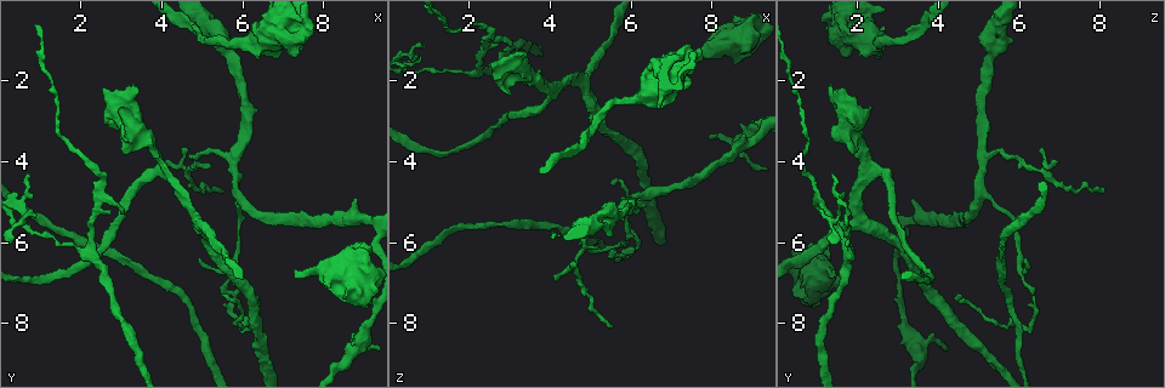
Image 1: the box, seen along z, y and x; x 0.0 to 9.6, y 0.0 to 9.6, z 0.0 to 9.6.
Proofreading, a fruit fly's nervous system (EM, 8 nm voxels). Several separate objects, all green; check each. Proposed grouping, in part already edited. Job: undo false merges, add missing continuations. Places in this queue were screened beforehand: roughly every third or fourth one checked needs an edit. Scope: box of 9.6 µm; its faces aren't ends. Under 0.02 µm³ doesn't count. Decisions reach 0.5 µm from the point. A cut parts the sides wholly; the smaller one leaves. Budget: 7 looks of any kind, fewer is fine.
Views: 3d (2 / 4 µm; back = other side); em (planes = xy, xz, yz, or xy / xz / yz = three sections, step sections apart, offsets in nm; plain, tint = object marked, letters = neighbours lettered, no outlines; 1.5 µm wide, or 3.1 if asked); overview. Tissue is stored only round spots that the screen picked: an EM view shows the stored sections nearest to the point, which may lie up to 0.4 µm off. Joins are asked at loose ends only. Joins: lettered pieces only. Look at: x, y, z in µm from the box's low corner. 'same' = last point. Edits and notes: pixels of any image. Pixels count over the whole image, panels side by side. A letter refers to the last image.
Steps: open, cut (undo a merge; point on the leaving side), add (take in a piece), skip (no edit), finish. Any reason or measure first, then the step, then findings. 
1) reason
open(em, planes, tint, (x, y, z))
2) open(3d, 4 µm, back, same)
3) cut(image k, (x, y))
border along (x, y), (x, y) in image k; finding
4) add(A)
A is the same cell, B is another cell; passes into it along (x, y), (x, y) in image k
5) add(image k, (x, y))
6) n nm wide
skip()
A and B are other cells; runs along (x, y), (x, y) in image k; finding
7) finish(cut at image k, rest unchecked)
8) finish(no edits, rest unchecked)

an open end
open(em, planes, tint, (0.75, 5.20, 1.00))

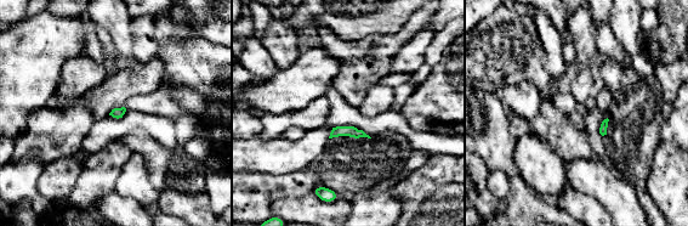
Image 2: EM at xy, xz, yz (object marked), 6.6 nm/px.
see the neighbours
open(em, planes, letters, same)

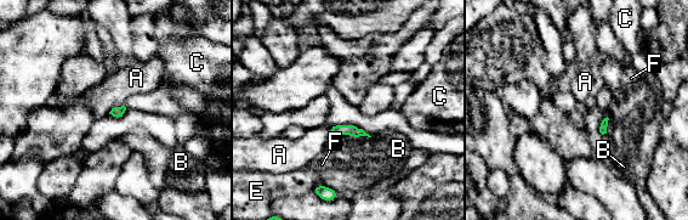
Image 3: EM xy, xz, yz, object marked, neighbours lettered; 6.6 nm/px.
70 nm wide; A touches over 120 nm
skip()
A, B, C, E and F are other cells; none of them fits

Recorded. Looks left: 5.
branch stops here
open(3d, 2 µm, (7.25, 6.75, 1.35))

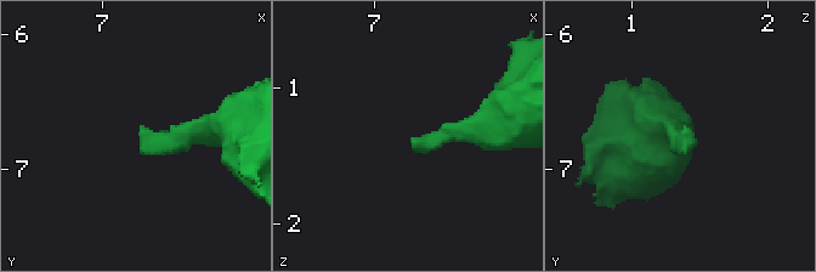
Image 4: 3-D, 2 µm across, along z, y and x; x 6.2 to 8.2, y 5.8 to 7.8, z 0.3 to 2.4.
open(em, planes, tint, (7.26, 6.70, 1.36))

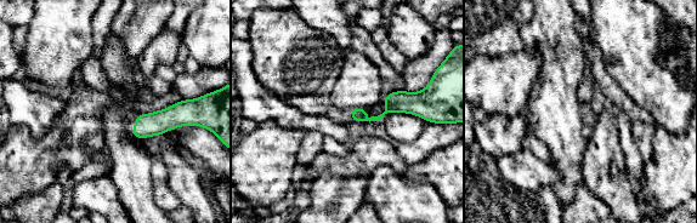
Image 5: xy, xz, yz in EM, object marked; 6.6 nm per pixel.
open(em, planes, letters, same)

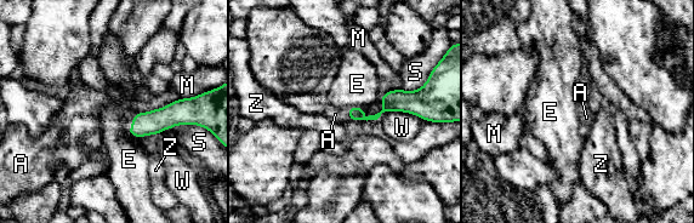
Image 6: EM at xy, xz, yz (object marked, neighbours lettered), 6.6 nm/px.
add(A)
A is the same cell, E, M, S, W and Z are other cells; it goes on there

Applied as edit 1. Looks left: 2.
arms part here
open(3d, 4 µm, (5.90, 4.75, 5.00))

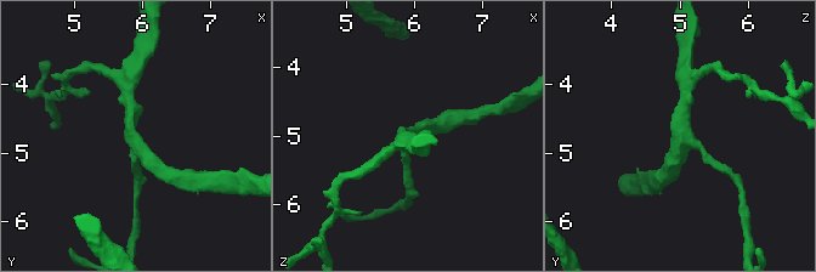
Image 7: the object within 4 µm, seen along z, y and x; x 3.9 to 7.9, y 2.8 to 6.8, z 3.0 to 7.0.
need the tissue
open(em, planes, letters, (5.80, 4.70, 5.00))

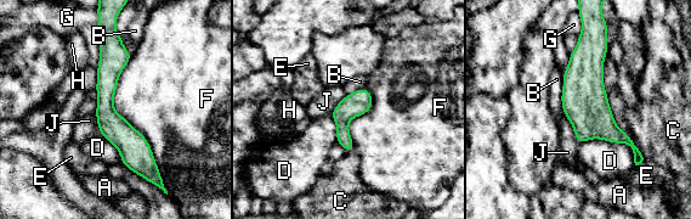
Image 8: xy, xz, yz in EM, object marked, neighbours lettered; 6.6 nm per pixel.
F touches over 800 nm
skip()
A, B, C, D, E, F, G, H and J are other cells; one cell here

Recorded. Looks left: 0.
finish(add at image 6, rest unchecked)

